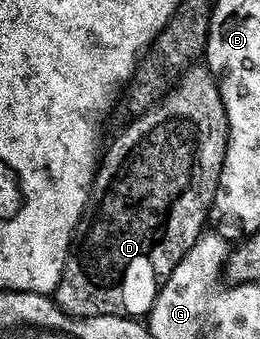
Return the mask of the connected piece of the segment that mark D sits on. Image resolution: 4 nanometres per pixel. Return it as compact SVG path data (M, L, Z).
M194 65L164 92L160 101L144 108L134 123L129 123L121 131L121 136L113 144L104 148L99 159L97 175L93 179L93 190L89 192L89 204L85 213L77 222L77 229L73 232L73 242L69 245L69 256L65 258L65 268L55 292L55 302L68 315L76 315L90 319L96 315L119 315L122 317L145 317L153 308L153 302L167 277L179 265L179 261L195 245L195 241L206 230L205 218L213 211L213 198L219 185L219 173L223 169L225 160L225 146L229 140L229 122L227 113L223 109L223 97L217 88L217 81L212 71L205 65Z

